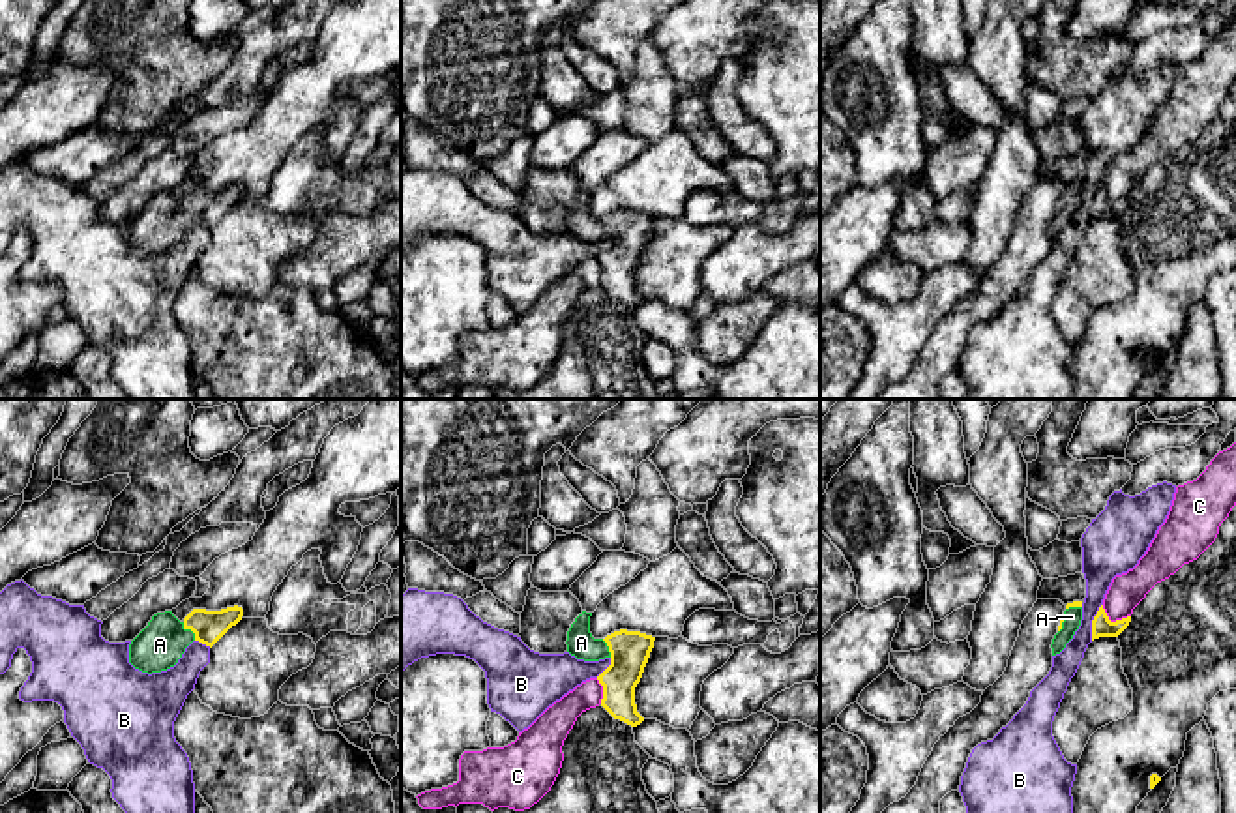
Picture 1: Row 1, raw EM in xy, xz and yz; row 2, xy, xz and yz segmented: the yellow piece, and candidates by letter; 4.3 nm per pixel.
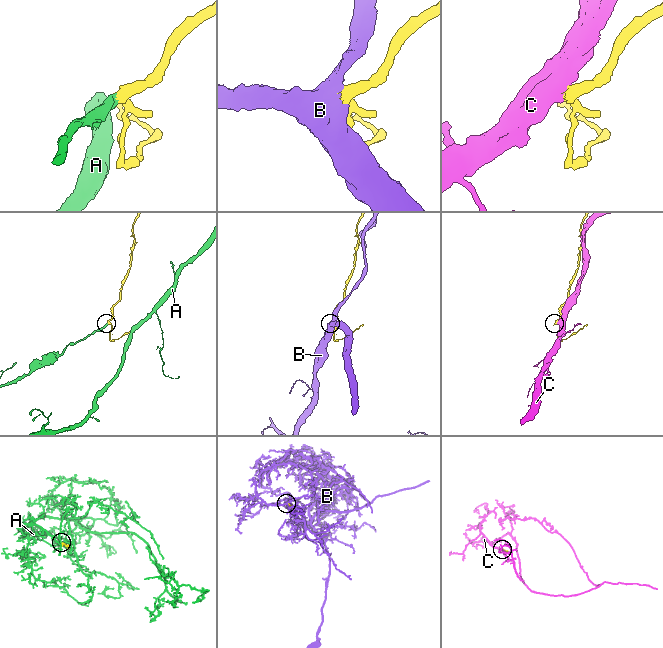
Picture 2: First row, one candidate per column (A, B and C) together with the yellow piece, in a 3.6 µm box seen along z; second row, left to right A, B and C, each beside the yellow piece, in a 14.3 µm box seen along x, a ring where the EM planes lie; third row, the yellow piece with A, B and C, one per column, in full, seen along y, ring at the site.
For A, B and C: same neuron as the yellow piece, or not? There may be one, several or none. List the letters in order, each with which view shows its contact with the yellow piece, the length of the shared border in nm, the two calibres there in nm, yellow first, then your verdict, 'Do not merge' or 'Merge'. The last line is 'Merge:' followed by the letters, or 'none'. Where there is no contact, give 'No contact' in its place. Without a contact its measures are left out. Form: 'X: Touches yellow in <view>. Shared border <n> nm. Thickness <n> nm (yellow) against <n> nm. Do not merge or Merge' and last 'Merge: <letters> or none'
A: Touches yellow in xy. Shared border 100 nm. Thickness 140 nm (yellow) against 200 nm. Merge
B: Touches yellow in yz. Shared border 170 nm. Thickness 90 nm (yellow) against 160 nm. Do not merge
C: Touches yellow in yz. Shared border 140 nm. Thickness 90 nm (yellow) against 150 nm. Do not merge
Merge: A

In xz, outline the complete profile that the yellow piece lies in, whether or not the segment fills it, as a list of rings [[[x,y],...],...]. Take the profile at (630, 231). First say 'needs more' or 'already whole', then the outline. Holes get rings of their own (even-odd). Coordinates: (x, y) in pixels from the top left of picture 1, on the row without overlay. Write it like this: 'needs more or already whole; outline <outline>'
needs more; outline [[[582,191],[571,204],[567,232],[584,242],[611,240],[611,245],[597,257],[603,266],[601,287],[614,300],[637,307],[644,298],[637,292],[635,268],[642,259],[655,217],[620,210],[605,219],[594,219],[590,197],[592,193]]]

